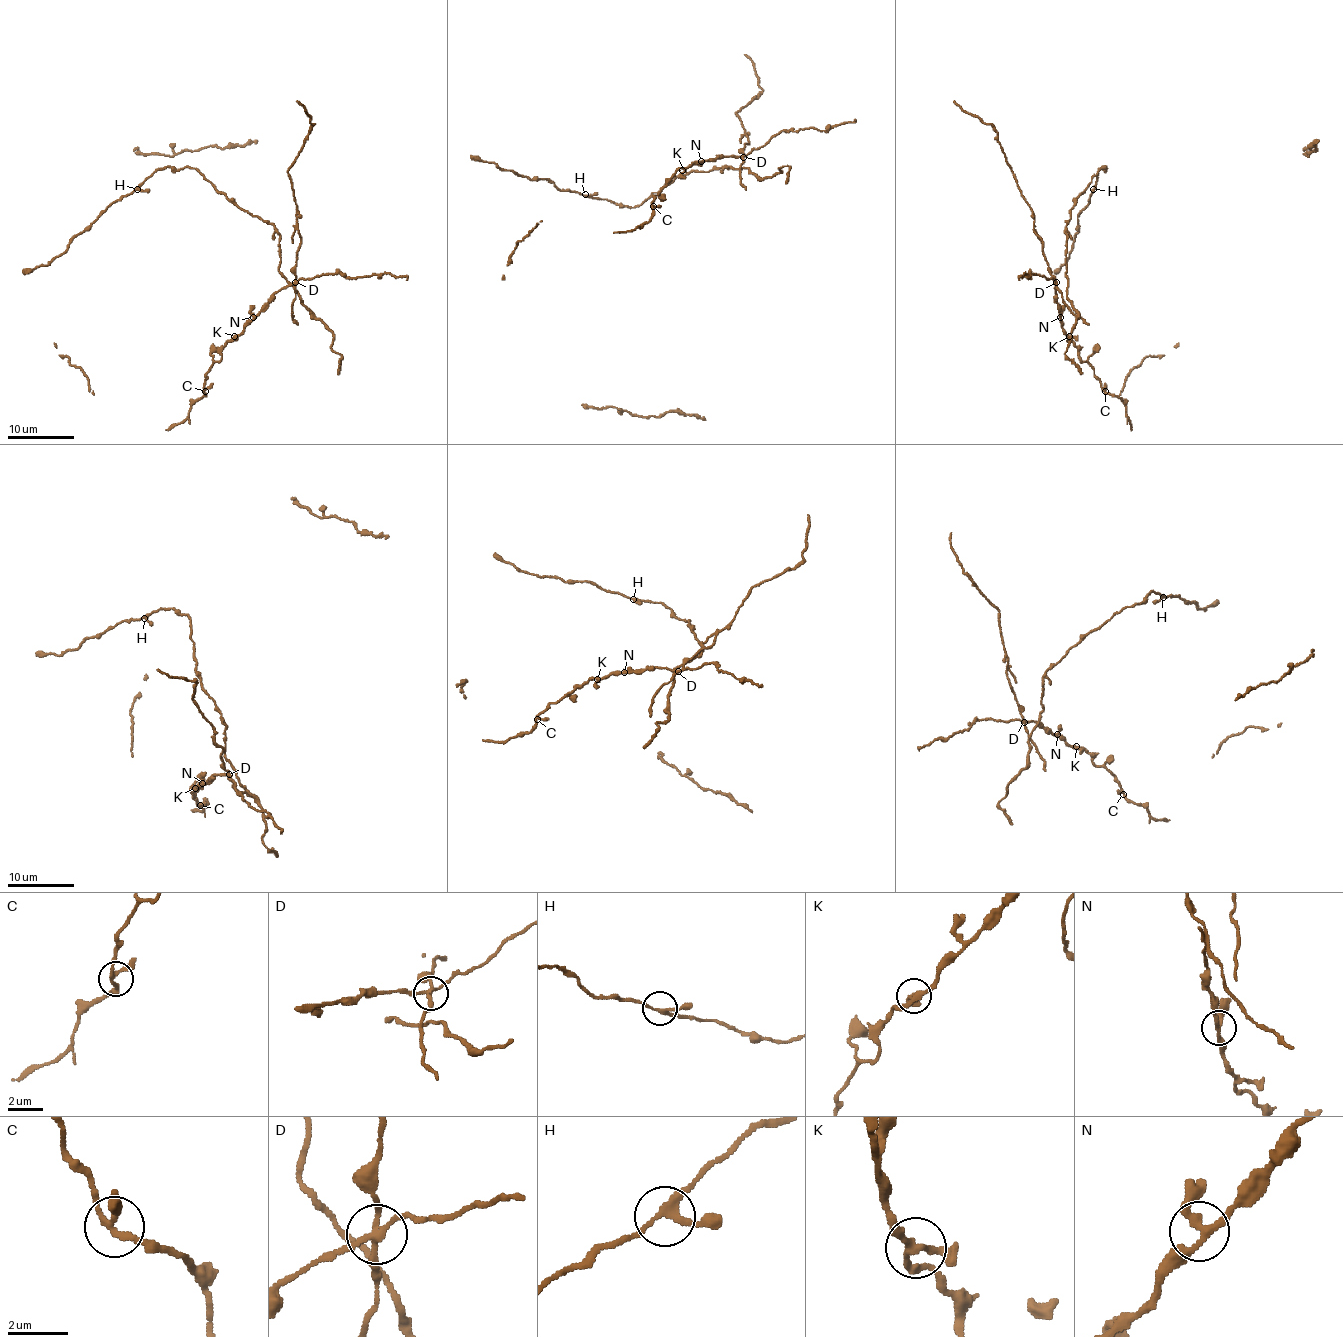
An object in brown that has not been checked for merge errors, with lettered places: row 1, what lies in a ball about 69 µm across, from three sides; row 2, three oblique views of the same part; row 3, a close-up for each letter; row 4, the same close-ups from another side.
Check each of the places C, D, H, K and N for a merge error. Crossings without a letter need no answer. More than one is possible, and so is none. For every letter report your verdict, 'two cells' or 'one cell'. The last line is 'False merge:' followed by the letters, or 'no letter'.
C: one cell
D: two cells
H: one cell
K: one cell
N: one cell
False merge: D

